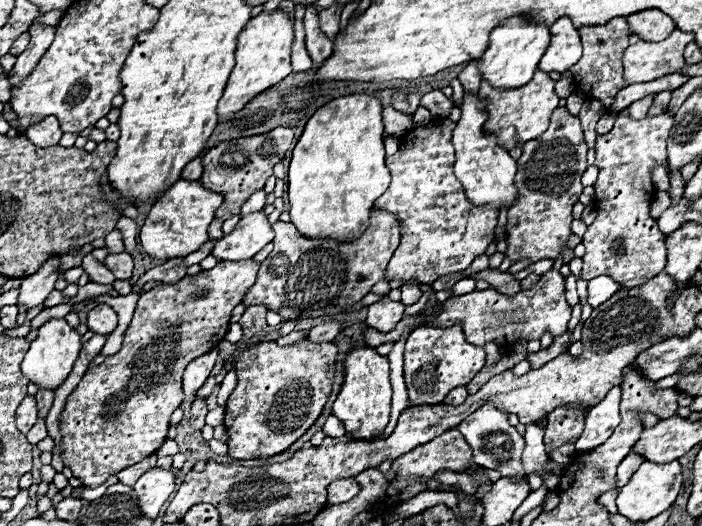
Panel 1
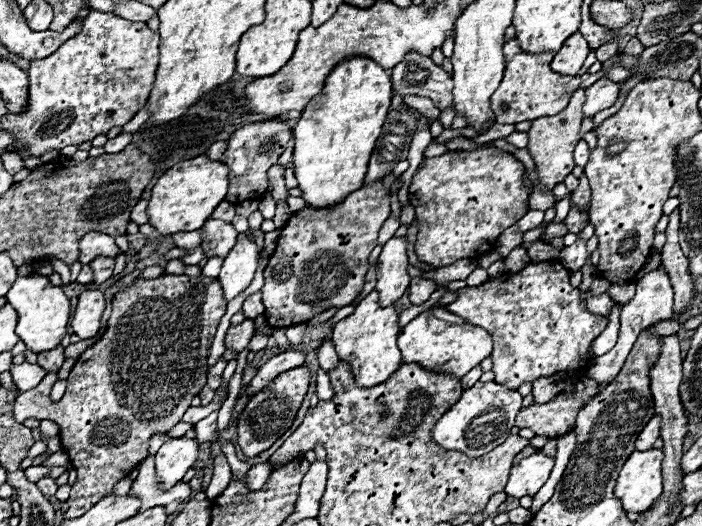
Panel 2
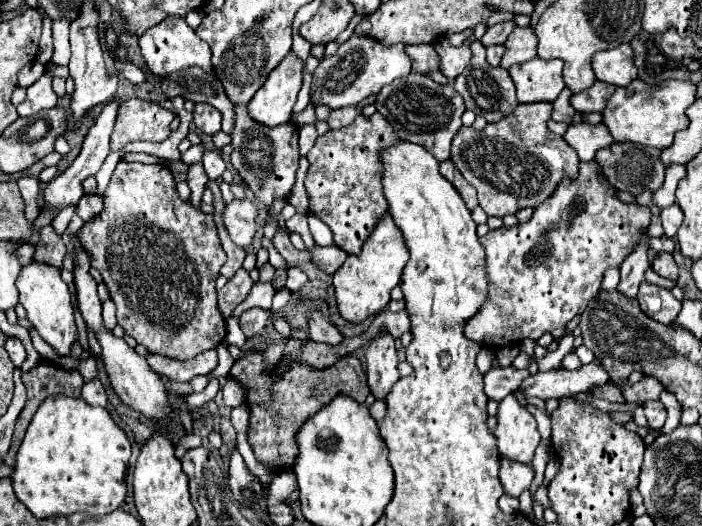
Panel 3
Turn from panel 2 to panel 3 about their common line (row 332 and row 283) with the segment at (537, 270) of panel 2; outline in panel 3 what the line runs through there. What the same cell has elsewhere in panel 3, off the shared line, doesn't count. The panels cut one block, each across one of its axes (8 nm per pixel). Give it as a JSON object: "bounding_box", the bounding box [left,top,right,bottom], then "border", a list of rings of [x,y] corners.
{"bounding_box":[464,160,650,348],"border":[[[596,160],[580,162],[578,178],[564,180],[552,198],[534,208],[528,222],[482,236],[490,294],[482,310],[466,322],[464,334],[490,348],[518,344],[522,338],[538,340],[544,332],[562,338],[566,324],[598,296],[604,270],[618,268],[650,224],[648,206],[626,204],[616,192]]]}

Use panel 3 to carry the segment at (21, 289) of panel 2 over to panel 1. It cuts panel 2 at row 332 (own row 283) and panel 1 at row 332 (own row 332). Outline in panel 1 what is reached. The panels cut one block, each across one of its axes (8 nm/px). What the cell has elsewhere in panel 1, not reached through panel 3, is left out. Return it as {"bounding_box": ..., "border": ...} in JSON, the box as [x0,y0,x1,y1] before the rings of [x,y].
{"bounding_box":[22,318,82,390],"border":[[[64,318],[50,320],[50,322],[46,322],[44,326],[40,326],[38,338],[32,340],[30,350],[26,352],[26,356],[24,356],[24,360],[22,360],[22,372],[24,372],[26,378],[28,378],[30,382],[34,382],[38,388],[56,390],[56,388],[68,378],[68,374],[72,372],[72,366],[74,366],[80,350],[82,350],[80,334],[78,334],[72,326],[68,326],[68,322],[66,322]]]}

